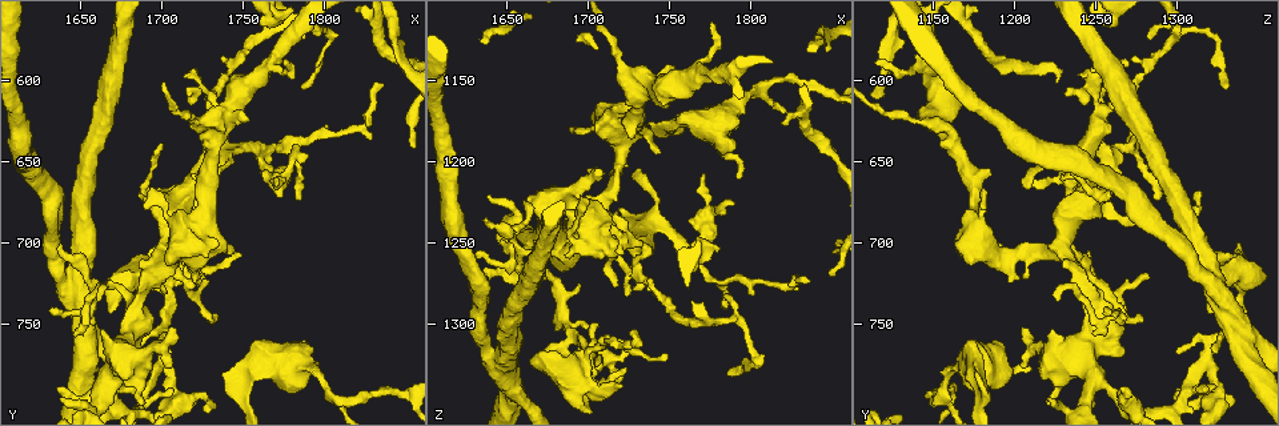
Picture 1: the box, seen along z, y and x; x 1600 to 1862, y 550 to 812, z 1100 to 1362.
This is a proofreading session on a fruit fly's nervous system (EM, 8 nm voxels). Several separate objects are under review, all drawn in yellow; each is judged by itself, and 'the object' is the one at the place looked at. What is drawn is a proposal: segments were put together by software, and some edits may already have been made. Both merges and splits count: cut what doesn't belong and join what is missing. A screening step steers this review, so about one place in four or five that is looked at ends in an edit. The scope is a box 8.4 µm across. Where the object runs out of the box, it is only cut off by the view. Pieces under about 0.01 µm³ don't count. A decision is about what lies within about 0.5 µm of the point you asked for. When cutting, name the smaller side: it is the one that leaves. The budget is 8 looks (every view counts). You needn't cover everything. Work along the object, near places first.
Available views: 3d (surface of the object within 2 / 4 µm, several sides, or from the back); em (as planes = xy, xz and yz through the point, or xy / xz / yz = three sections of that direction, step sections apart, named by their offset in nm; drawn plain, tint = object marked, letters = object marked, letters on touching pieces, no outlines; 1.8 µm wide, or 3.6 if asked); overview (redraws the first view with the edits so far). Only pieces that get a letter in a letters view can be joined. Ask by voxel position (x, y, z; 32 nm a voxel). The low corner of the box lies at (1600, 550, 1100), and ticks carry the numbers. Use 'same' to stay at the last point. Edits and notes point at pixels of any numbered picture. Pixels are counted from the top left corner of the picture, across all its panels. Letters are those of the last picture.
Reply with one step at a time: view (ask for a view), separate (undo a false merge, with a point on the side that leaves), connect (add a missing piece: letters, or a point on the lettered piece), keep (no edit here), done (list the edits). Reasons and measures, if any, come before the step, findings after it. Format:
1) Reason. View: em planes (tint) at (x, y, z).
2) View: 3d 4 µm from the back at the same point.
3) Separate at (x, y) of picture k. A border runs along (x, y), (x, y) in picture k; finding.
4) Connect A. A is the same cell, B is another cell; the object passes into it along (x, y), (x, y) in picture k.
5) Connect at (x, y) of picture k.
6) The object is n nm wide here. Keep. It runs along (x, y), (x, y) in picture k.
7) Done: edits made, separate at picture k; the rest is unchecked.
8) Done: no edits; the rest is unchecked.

Thick turns thin. View: 3d 2 µm at (1710, 708, 1226).

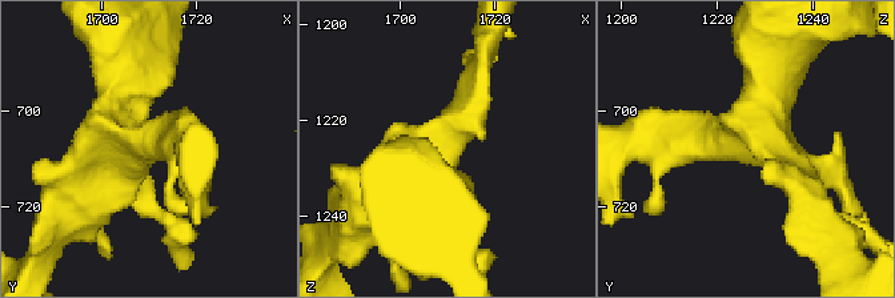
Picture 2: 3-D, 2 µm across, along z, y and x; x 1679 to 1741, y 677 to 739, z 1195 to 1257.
View: em planes (tint) at (1708, 708, 1227).

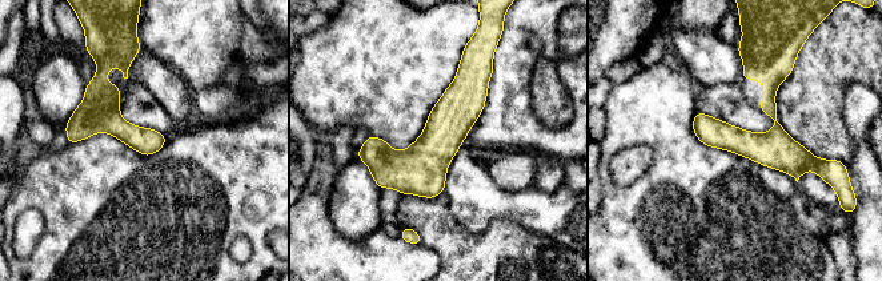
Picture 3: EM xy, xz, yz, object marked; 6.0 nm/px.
See the neighbours. View: em planes (letters) at the same point.

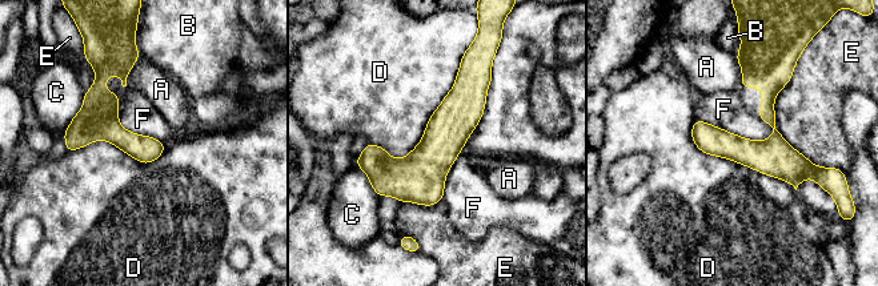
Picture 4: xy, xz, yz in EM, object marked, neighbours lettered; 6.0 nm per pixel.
Keep. A, B, C, D, E and F are other cells; a border runs along (462, 57), (405, 156), (368, 144) in picture 4; continuous, no second neuron.

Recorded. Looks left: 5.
Stops while still wide. View: em 3.6 µm planes (letters) at (1752, 764, 1174).

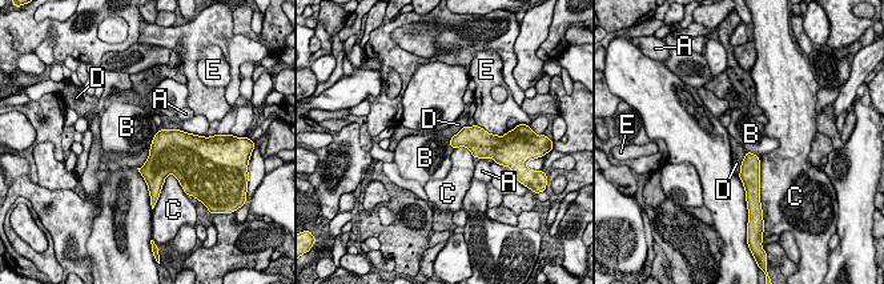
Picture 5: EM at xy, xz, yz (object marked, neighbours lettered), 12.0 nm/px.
Keep. A, B, C, D and E are other cells; no lettered piece goes on from it.

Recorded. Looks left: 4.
Three arms meet. View: em planes (letters) at (1694, 720, 1340).

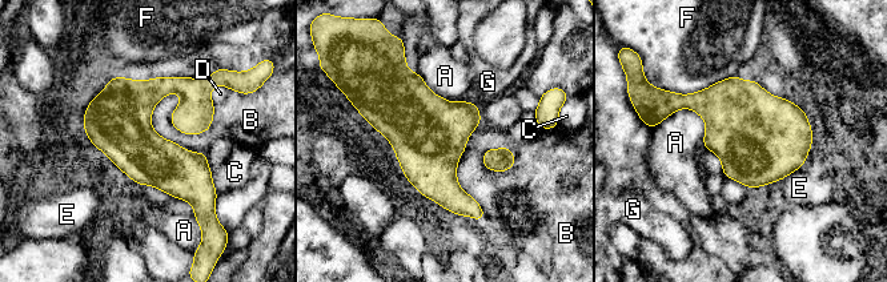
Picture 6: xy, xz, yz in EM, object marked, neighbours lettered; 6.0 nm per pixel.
Keep. A, B, C, D, E, F and G are other cells; a border runs along (215, 107), (149, 124) in picture 6; one neuron here.

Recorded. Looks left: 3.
Done: no edits; the rest is unchecked.

